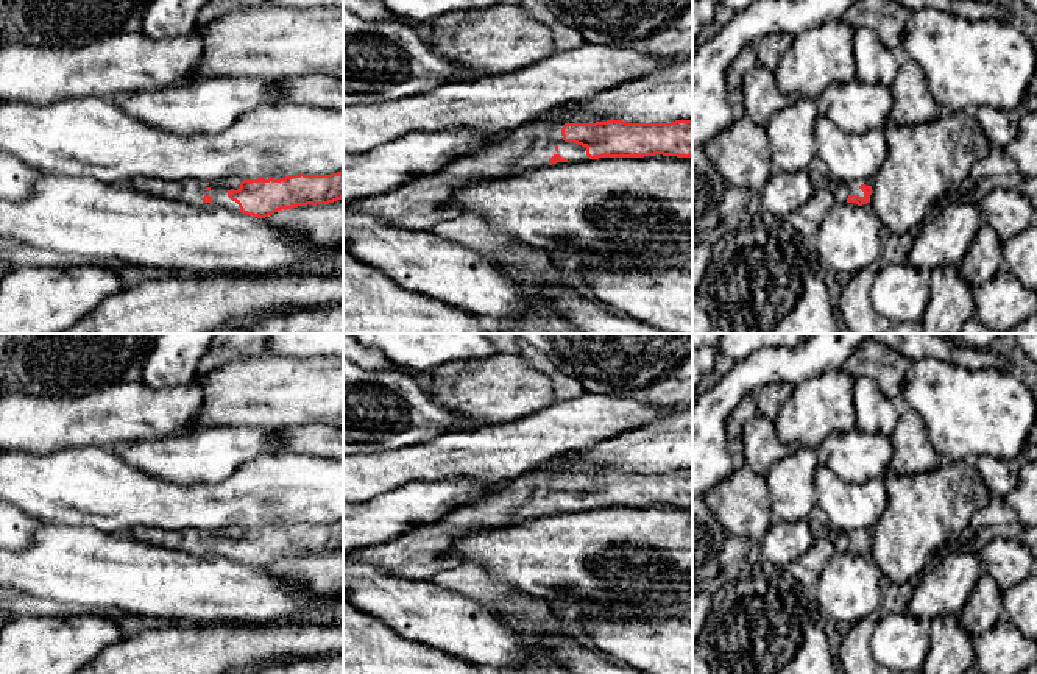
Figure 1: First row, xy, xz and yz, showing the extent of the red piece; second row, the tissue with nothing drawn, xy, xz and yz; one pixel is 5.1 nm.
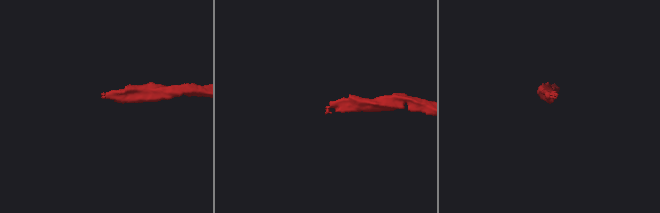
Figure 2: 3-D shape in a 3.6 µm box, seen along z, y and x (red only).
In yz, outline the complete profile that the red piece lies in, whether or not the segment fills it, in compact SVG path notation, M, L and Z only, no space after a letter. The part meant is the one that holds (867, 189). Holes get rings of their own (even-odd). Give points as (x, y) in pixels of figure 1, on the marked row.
M814 159L808 168L809 178L816 189L828 189L837 201L853 203L858 206L870 203L872 183L850 183L844 184L836 181L823 162Z

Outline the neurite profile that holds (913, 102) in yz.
M903 58L890 90L894 95L890 123L894 125L928 123L942 114L926 87L923 72L909 58Z

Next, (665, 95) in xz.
M692 58L675 61L646 78L603 89L591 98L566 103L568 111L554 108L532 120L596 123L671 123L692 120Z

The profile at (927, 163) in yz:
M942 112L920 125L887 125L887 158L872 181L870 208L881 226L904 234L922 226L992 150L968 112Z

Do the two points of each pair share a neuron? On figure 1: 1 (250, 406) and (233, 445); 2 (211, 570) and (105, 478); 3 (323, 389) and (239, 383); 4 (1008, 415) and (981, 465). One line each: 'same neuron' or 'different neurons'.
1: different neurons
2: different neurons
3: same neuron
4: different neurons

